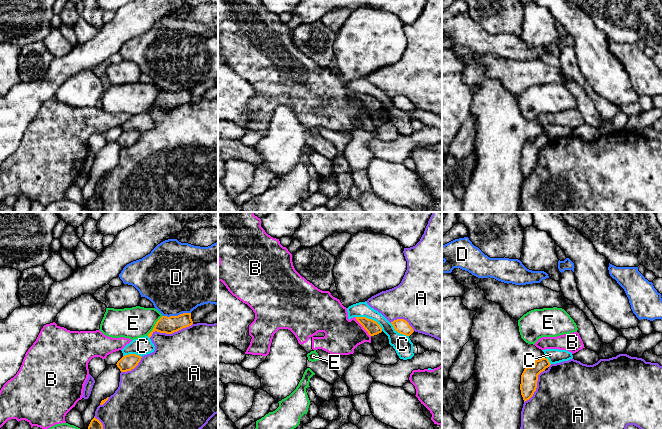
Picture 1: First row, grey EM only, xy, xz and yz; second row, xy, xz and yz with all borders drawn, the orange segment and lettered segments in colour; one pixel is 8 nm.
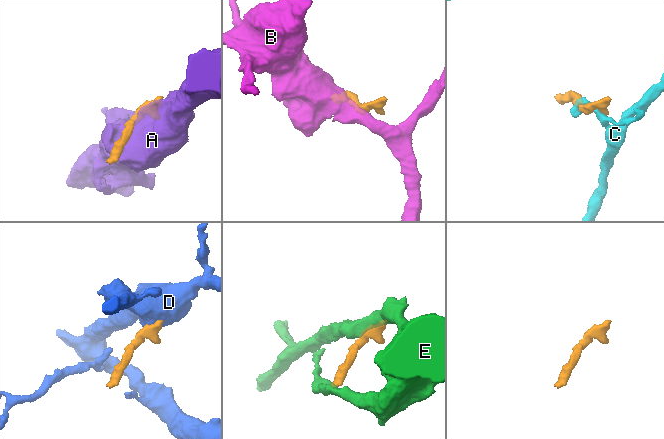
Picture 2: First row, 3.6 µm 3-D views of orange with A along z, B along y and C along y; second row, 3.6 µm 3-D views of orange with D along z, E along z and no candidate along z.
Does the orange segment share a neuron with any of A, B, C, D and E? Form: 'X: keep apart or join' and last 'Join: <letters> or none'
A: keep apart
B: keep apart
C: keep apart
D: keep apart
E: keep apart
Join: none

